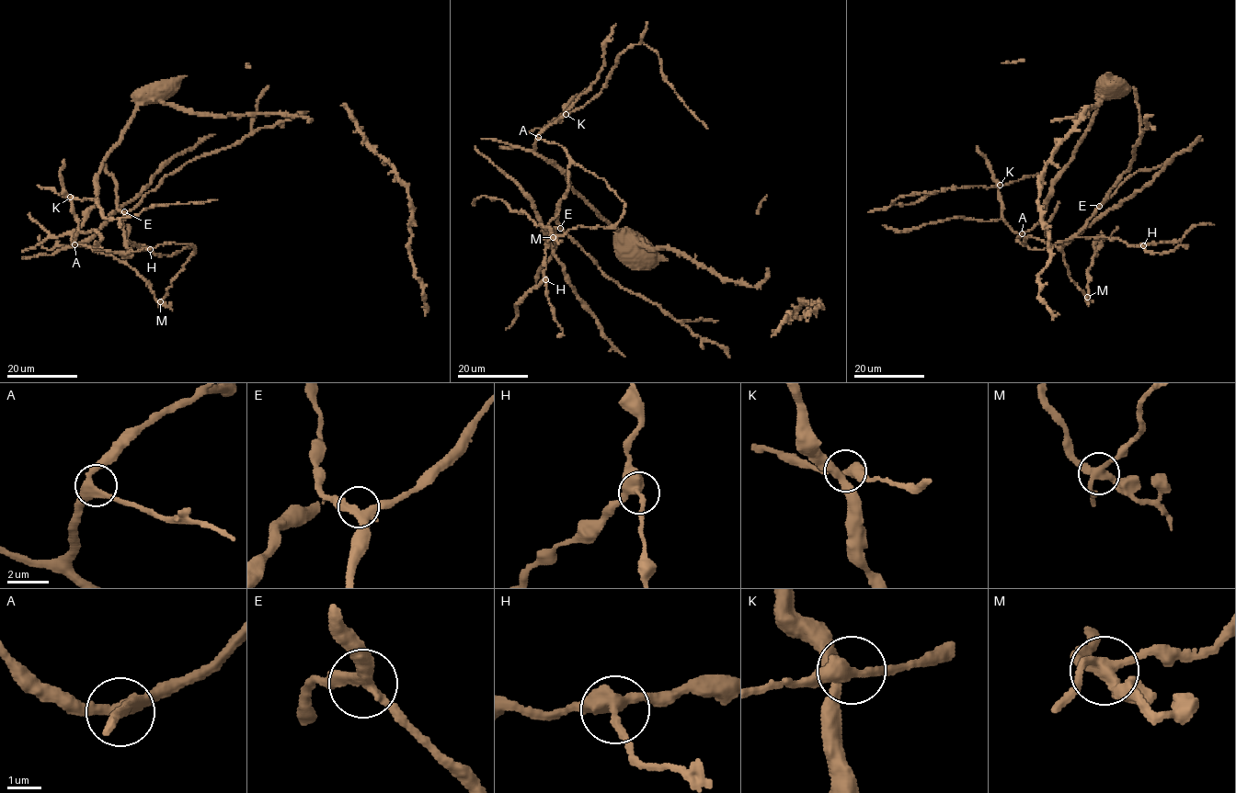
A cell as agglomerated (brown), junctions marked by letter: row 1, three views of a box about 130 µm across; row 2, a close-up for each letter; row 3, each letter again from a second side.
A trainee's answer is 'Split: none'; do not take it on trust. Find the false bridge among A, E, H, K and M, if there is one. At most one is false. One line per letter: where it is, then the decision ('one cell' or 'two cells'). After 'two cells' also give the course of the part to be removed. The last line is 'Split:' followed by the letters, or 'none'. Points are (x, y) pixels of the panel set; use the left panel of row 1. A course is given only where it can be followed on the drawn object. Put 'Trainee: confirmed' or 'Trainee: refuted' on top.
Trainee: refuted
A: (74, 244) | one cell
E: (124, 211) | one cell
H: (150, 249) | one cell
K: (70, 197) | one cell
M: (160, 301) | two cells | (159, 301), (154, 298), (150, 283), (111, 255), (77, 244), (57, 245), (48, 249), (43, 247), (40, 235)
Split: M

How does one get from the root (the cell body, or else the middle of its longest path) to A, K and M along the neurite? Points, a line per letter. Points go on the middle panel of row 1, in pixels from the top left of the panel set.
A: (594, 209), (574, 192), (566, 174), (534, 152), (538, 137)
K: (594, 209), (574, 192), (566, 174), (533, 148), (540, 132), (566, 114)
M: (594, 209), (534, 152), (538, 139), (562, 146), (624, 203), (607, 229), (577, 226), (553, 237)

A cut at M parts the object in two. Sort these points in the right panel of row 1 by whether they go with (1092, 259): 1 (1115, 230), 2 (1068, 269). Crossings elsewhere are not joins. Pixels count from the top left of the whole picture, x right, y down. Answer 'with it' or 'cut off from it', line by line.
1: with it
2: cut off from it

